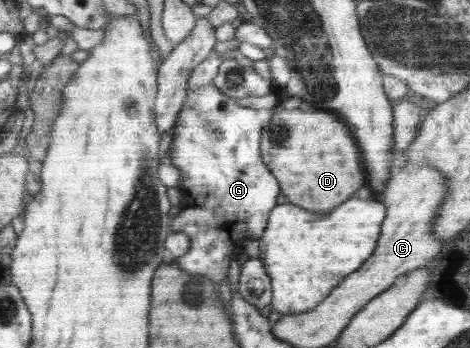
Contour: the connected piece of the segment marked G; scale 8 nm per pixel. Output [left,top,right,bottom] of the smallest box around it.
[168,83,279,291]

